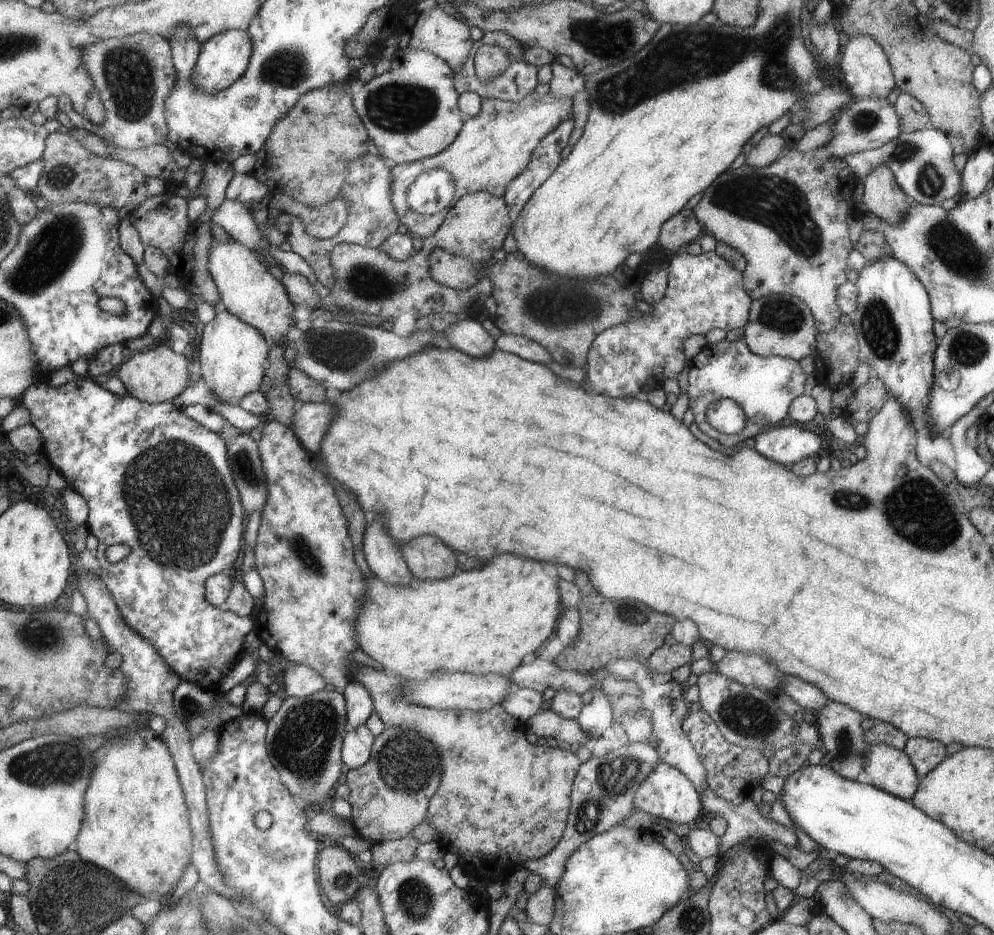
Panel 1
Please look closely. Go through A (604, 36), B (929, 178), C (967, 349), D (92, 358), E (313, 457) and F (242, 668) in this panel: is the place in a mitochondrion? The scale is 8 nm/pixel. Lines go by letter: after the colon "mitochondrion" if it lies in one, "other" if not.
A: mitochondrion
B: mitochondrion
C: mitochondrion
D: other
E: other
F: other

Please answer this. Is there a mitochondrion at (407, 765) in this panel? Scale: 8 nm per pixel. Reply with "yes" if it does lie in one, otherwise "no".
yes

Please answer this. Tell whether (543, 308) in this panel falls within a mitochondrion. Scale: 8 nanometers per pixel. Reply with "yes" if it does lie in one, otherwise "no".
yes

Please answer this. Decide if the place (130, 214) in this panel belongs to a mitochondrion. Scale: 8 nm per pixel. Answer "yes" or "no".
no

